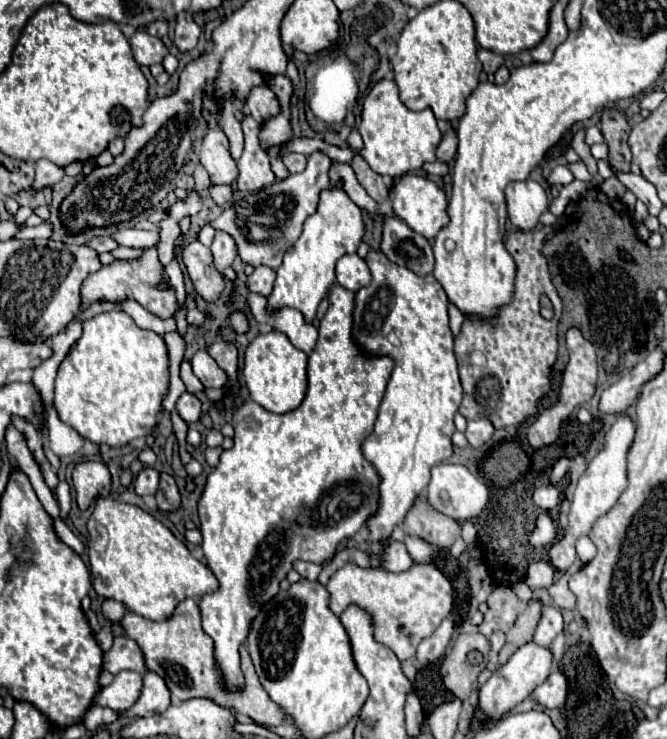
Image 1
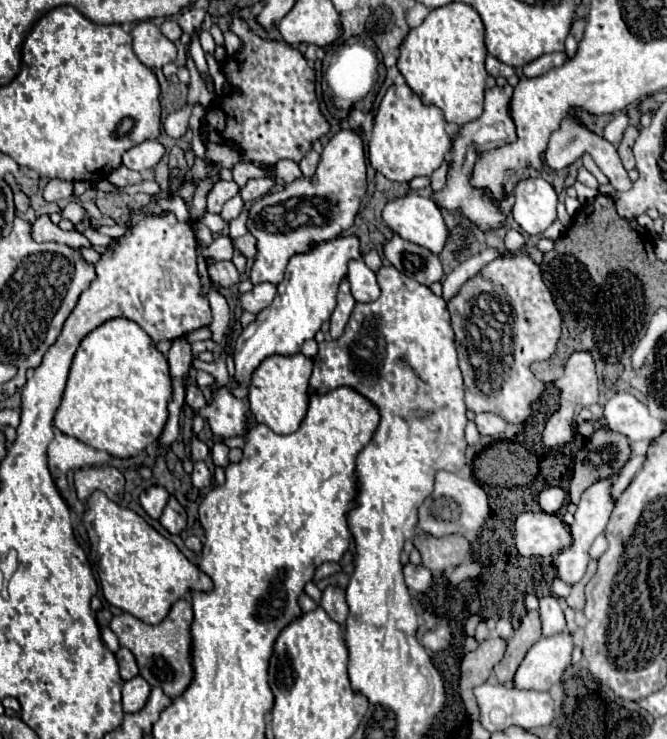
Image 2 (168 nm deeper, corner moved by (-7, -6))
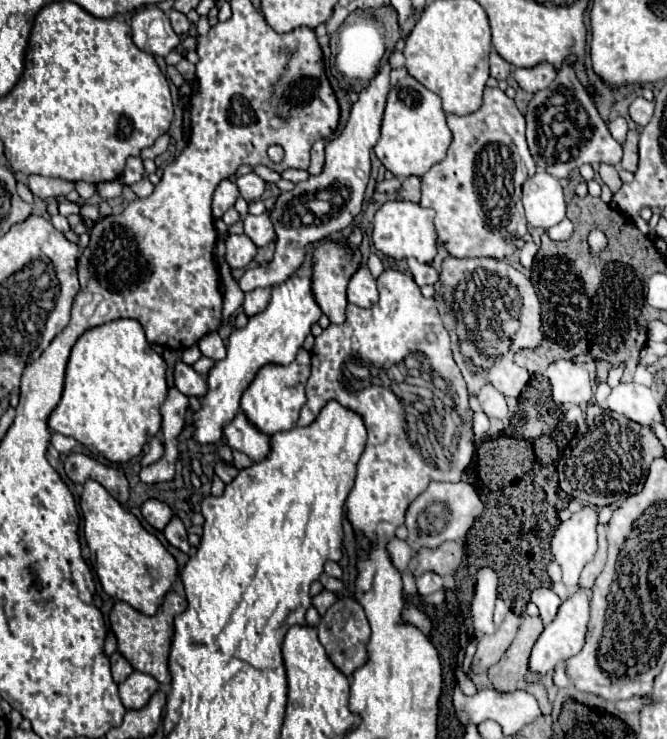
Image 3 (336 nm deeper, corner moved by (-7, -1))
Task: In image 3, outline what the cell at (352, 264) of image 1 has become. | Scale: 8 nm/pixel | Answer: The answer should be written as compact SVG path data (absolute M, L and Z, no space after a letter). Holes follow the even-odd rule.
M360 265L358 271L350 277L348 283L348 301L358 307L372 307L378 301L376 279L366 265Z

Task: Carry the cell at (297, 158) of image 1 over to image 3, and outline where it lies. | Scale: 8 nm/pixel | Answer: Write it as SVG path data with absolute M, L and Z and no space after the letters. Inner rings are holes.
M320 139L312 147L312 159L310 159L310 167L308 167L308 173L312 173L312 175L316 175L322 169L322 163L324 163L324 145L326 145L326 141Z

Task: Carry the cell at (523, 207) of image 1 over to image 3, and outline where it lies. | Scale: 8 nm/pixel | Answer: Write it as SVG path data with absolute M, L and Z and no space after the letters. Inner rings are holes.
M538 171L522 185L522 205L532 227L550 229L566 215L562 185L546 171Z

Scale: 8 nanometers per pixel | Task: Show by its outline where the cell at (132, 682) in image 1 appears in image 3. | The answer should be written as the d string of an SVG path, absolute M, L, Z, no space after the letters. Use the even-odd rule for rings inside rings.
M134 671L126 681L118 685L118 689L126 709L142 709L158 689L158 681L142 671Z

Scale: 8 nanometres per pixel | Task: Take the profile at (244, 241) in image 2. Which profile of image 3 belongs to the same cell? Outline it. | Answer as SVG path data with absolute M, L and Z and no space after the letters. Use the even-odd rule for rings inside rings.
M262 213L260 217L246 215L244 219L244 233L250 237L250 241L256 247L264 247L274 239L274 227L268 219L268 213Z

